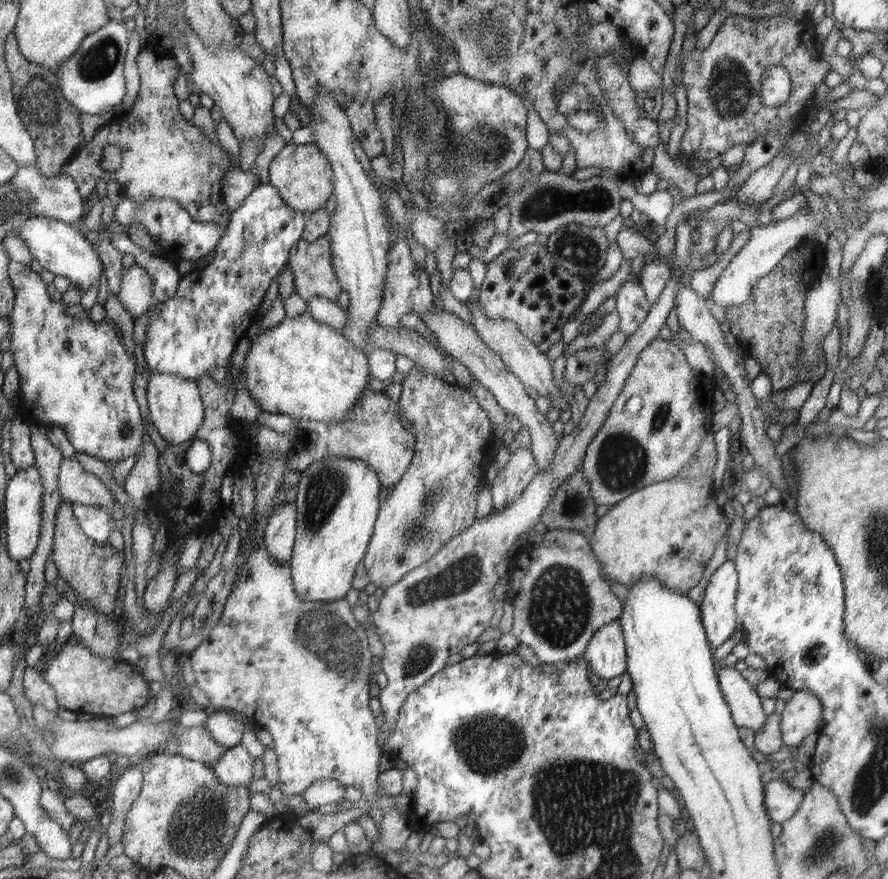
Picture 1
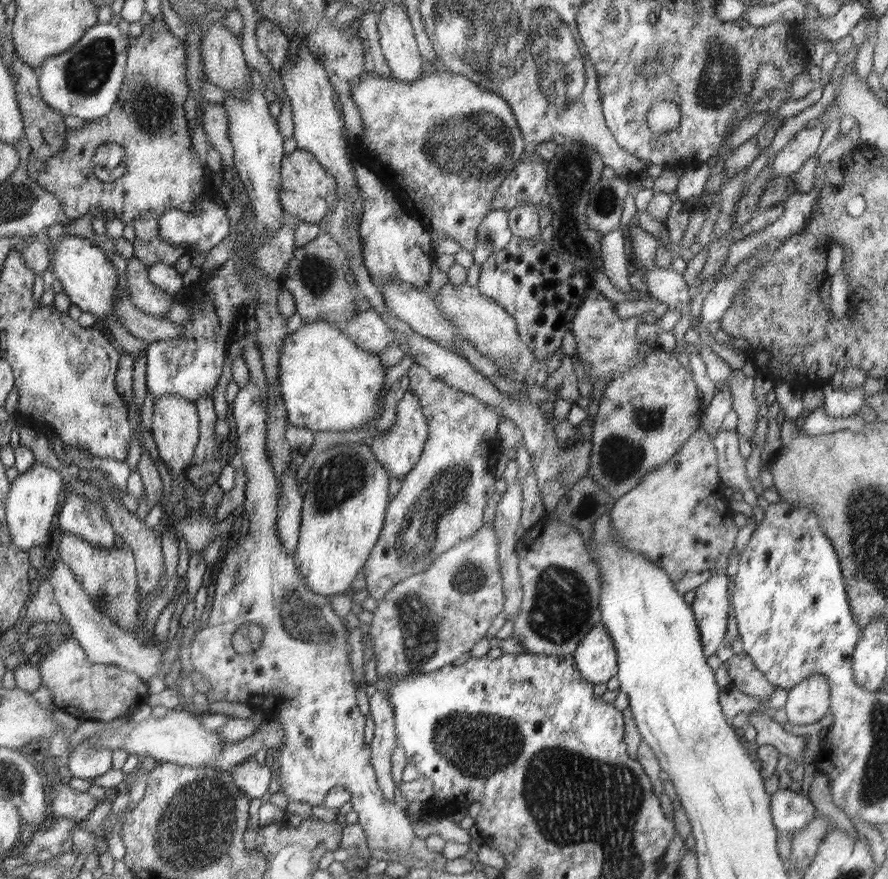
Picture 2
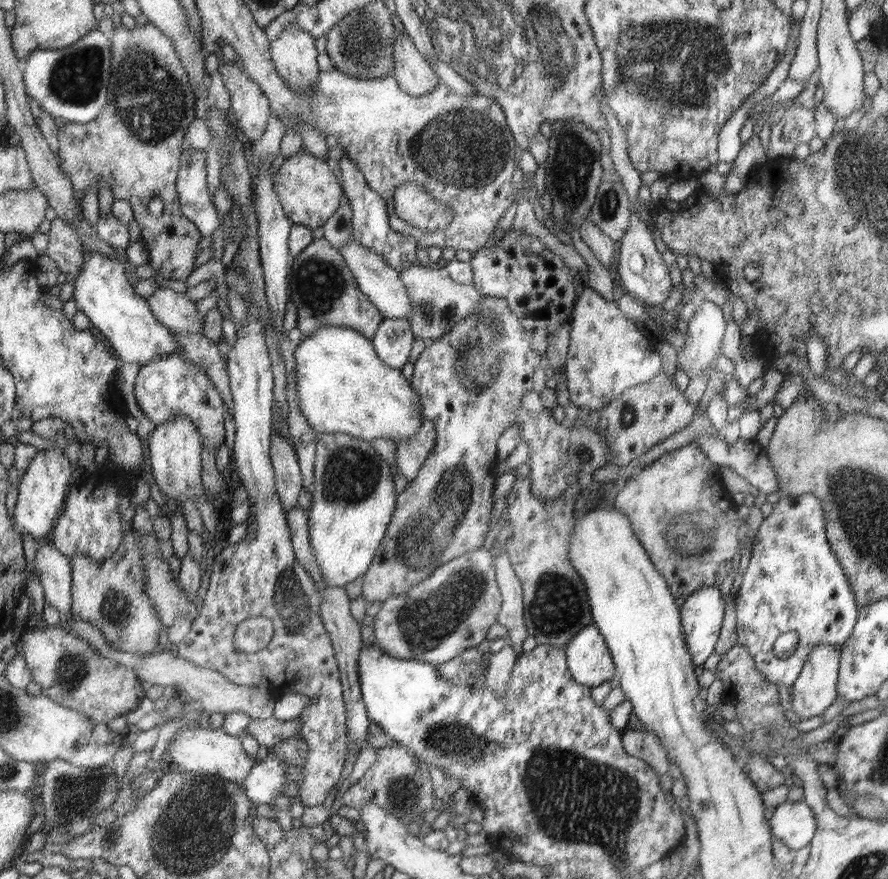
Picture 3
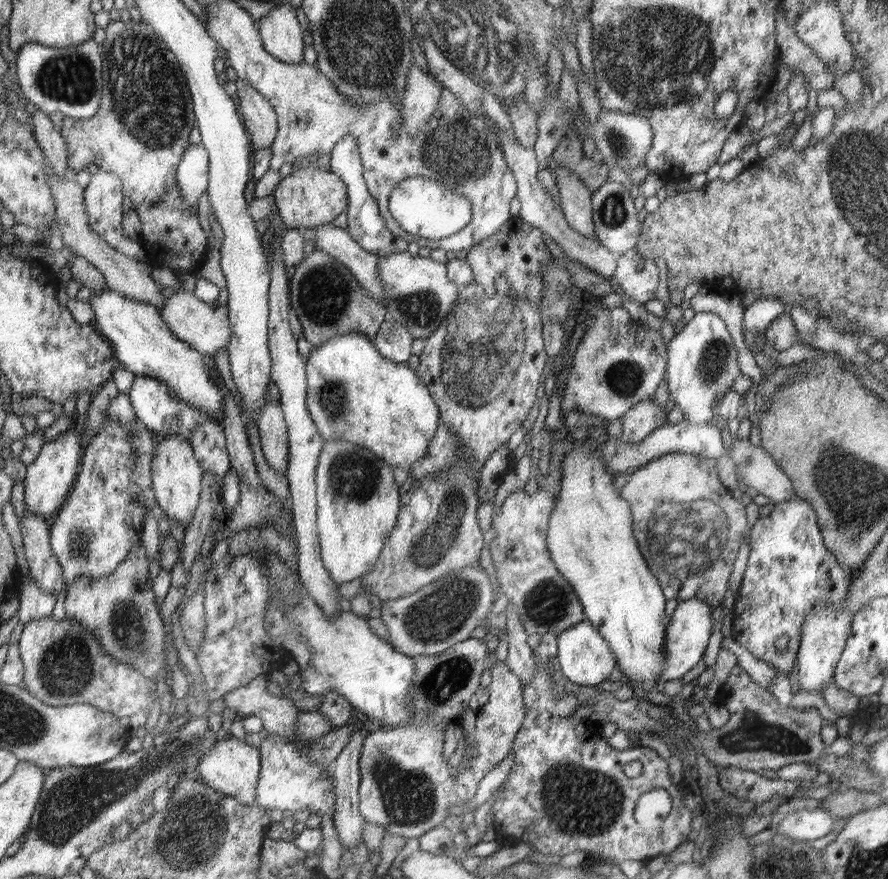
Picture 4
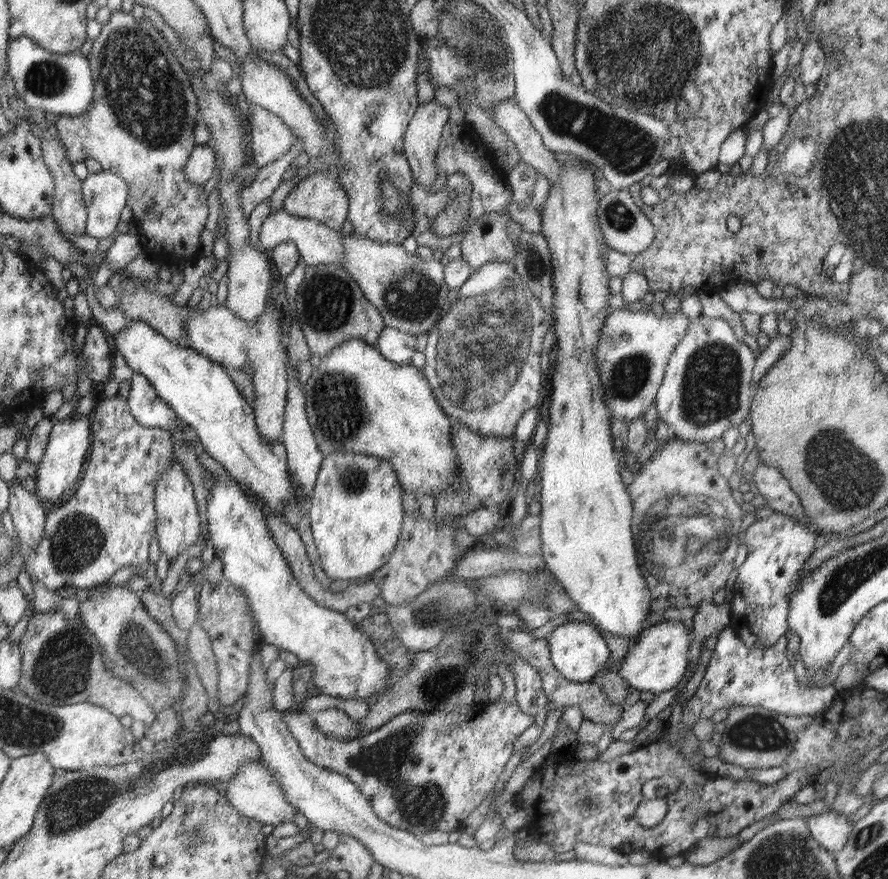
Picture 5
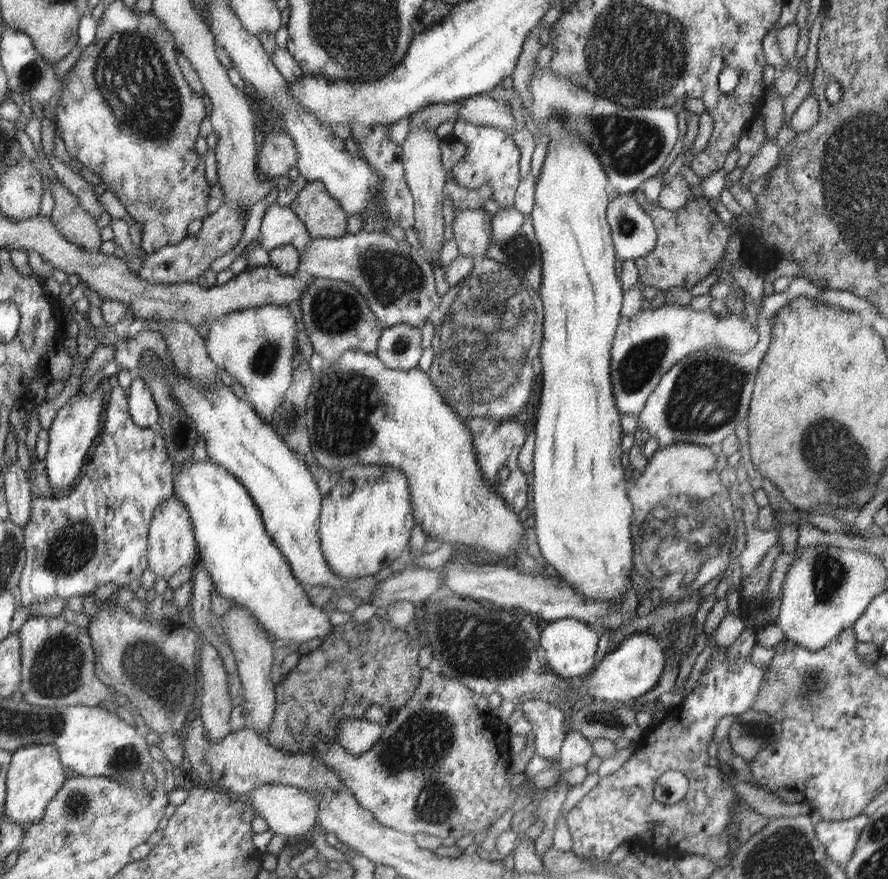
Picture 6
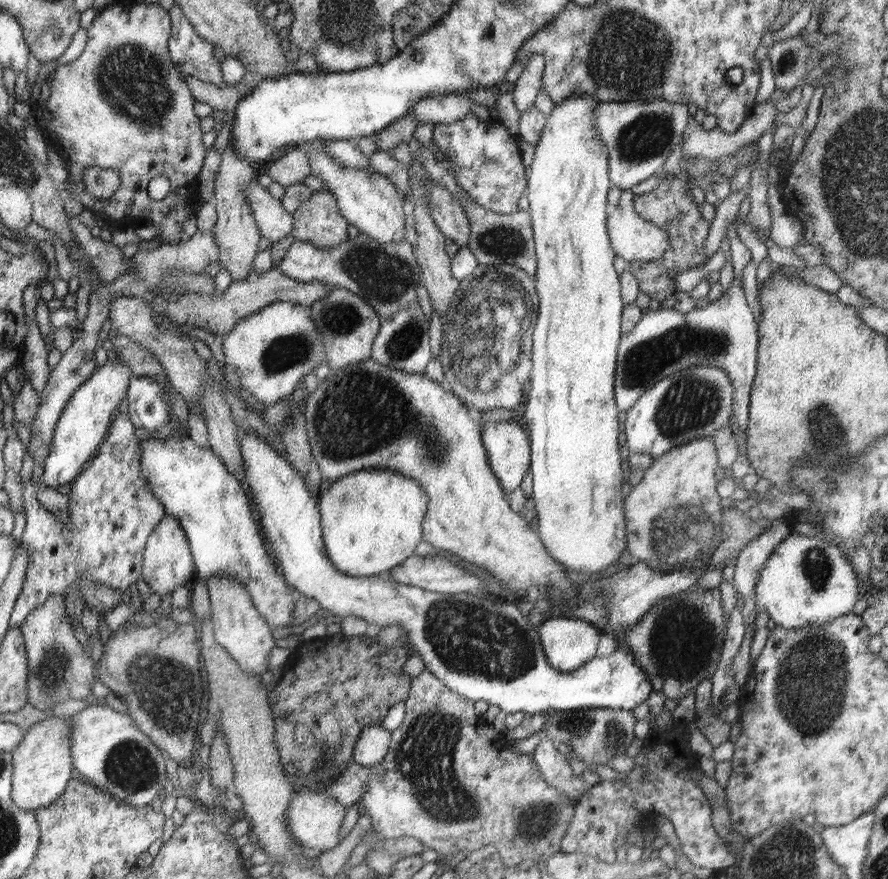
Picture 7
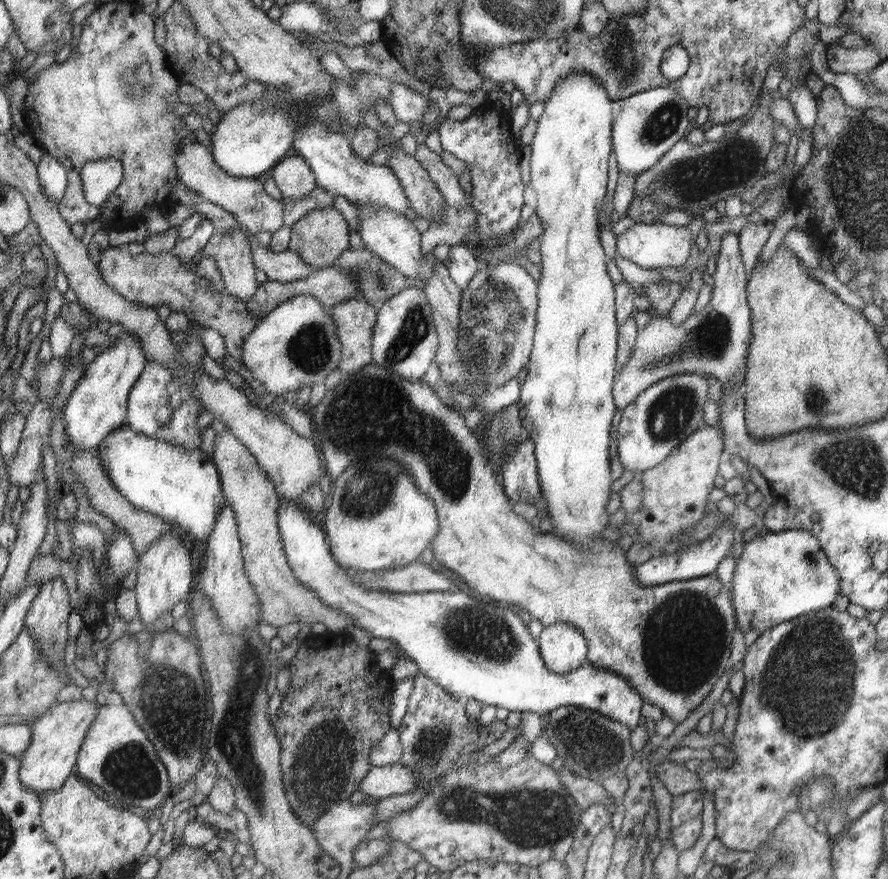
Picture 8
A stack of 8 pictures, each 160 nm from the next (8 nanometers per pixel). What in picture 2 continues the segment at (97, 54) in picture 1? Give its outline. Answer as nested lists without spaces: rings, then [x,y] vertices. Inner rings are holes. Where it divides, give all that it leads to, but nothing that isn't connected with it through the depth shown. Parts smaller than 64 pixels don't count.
[[[99,22],[88,29],[72,49],[52,57],[37,69],[42,100],[62,115],[96,121],[114,108],[124,84],[128,40],[114,24]]]

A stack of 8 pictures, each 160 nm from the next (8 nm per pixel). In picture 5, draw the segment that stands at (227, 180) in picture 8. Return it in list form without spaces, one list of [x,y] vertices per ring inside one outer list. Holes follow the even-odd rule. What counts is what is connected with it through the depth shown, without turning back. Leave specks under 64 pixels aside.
[[[284,210],[271,211],[259,230],[259,243],[265,249],[271,250],[279,244],[292,241],[297,246],[301,260],[307,266],[342,264],[344,252],[342,239],[343,236],[340,232],[328,228],[326,224],[320,224],[312,219],[300,218]]]

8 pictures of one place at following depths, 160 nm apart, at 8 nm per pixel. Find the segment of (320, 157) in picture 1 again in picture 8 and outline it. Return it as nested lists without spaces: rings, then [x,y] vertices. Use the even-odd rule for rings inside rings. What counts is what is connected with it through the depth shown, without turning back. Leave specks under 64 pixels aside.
[[[332,205],[326,208],[318,208],[303,216],[298,222],[291,226],[291,239],[289,249],[300,255],[312,268],[322,269],[334,264],[345,250],[348,250],[350,236],[346,220],[342,218],[340,211]]]

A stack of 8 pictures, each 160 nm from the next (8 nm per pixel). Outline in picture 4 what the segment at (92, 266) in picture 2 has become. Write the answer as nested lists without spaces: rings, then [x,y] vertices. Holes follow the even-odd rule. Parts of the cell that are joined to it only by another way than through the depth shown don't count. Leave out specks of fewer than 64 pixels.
[[[105,286],[99,292],[92,292],[89,302],[94,311],[93,323],[108,339],[120,363],[137,376],[151,376],[161,379],[172,387],[173,394],[182,402],[199,408],[210,418],[221,420],[225,412],[225,394],[220,387],[219,373],[213,357],[202,354],[185,340],[178,339],[164,317],[148,302],[134,302],[132,298],[118,294]]]

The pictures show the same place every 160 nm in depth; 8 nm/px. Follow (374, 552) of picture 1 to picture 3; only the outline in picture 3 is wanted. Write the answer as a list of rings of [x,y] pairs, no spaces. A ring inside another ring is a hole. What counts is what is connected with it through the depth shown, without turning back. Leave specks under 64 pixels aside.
[[[483,295],[479,308],[478,313],[462,319],[458,328],[440,339],[428,341],[414,362],[410,382],[421,398],[425,418],[436,426],[437,444],[417,476],[408,481],[404,491],[398,495],[396,510],[392,513],[384,539],[376,550],[372,565],[361,578],[361,596],[368,604],[384,603],[391,597],[406,593],[429,578],[440,566],[470,550],[480,549],[486,540],[494,504],[492,492],[498,476],[497,442],[509,426],[519,422],[517,410],[522,406],[522,398],[533,390],[532,374],[536,368],[544,366],[545,361],[531,347],[531,339],[522,330],[522,323],[506,301]]]

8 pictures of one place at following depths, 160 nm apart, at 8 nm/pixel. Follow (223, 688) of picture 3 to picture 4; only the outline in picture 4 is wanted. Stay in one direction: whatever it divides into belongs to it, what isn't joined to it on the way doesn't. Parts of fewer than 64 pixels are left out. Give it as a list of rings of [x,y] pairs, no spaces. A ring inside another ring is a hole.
[[[262,673],[247,686],[232,690],[222,699],[237,714],[259,716],[267,734],[289,736],[297,728],[300,712],[290,698],[269,693],[269,677],[269,673]]]

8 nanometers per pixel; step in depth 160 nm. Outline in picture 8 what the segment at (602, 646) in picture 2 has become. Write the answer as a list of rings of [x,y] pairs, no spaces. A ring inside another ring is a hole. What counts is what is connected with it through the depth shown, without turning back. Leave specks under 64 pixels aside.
[[[554,623],[543,628],[539,653],[546,669],[555,674],[567,674],[587,663],[587,640],[574,625]]]

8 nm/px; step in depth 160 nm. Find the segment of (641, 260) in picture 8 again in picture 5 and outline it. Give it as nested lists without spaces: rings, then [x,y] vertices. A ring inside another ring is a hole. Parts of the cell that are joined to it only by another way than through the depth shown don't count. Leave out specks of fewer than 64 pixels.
[[[630,189],[610,190],[606,196],[598,200],[598,222],[602,229],[608,248],[625,255],[634,256],[646,250],[654,240],[655,226],[650,222],[647,214],[634,203],[630,195]]]

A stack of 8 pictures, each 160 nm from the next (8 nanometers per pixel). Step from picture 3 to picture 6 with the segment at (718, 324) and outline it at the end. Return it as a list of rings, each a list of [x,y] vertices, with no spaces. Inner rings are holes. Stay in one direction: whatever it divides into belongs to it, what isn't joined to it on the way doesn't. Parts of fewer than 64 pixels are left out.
[[[804,277],[792,279],[789,285],[785,291],[774,292],[761,300],[756,319],[760,328],[759,342],[752,350],[730,352],[723,346],[706,348],[689,354],[666,371],[657,388],[650,393],[640,414],[637,414],[637,426],[648,432],[649,438],[656,438],[659,448],[676,443],[716,448],[744,422],[749,411],[755,376],[772,339],[769,316],[775,316],[778,310],[796,297],[814,298],[824,290]]]

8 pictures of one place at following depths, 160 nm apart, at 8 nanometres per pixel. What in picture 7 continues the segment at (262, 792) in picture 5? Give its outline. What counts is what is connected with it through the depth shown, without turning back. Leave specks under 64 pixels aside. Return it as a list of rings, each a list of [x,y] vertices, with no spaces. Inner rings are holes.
[[[306,791],[297,794],[288,811],[289,831],[298,842],[308,848],[318,848],[322,852],[334,848],[341,841],[340,828],[344,822],[346,808],[336,799],[320,792]]]

